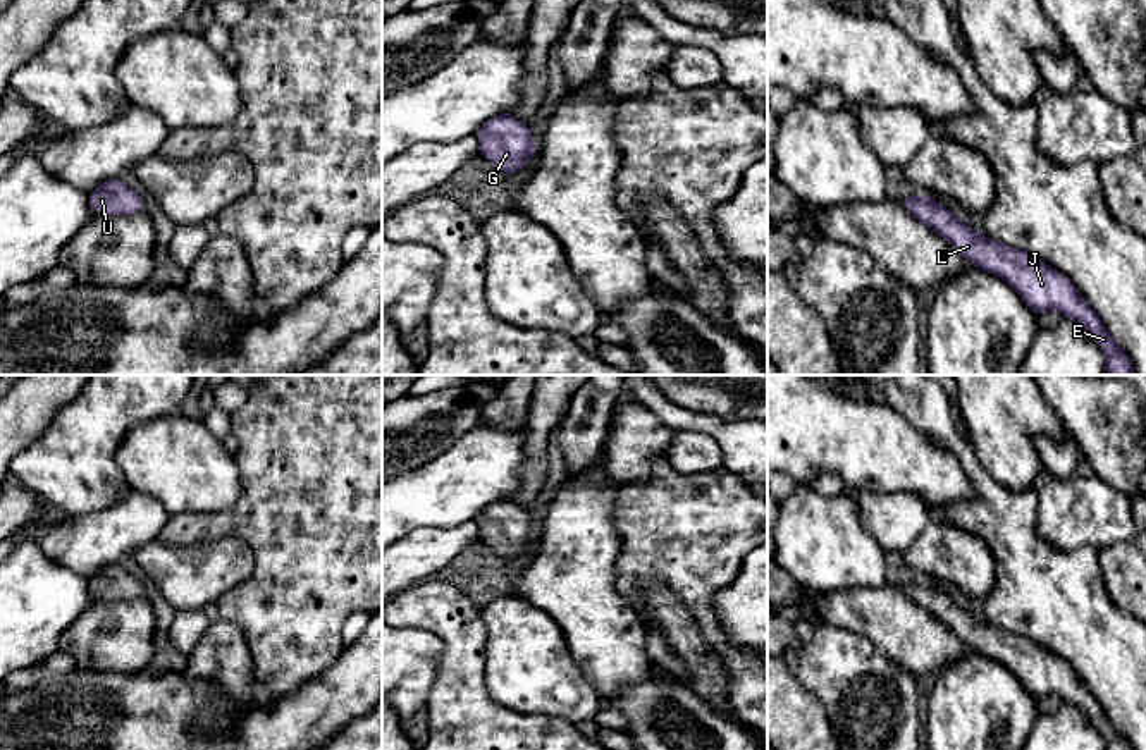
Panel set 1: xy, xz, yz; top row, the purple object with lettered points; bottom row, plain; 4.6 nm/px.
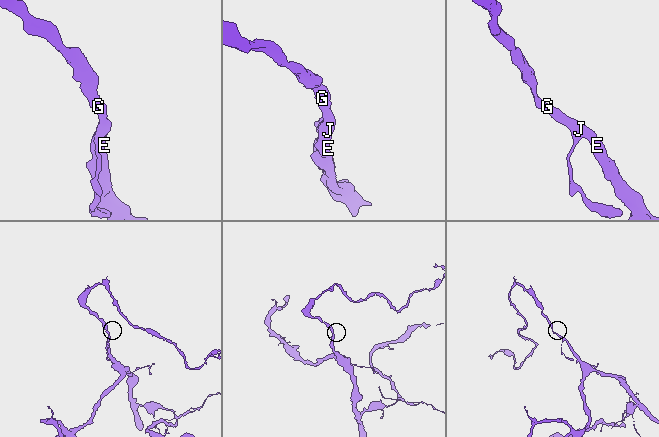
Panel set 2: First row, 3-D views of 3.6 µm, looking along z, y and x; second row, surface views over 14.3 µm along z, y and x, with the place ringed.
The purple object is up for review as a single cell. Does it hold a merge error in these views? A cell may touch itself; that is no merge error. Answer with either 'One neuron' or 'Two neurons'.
One neuron

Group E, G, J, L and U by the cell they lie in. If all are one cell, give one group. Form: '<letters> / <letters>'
E G J L U

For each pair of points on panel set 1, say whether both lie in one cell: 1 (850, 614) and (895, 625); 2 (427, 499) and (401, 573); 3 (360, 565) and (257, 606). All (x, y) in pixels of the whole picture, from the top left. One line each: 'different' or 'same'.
1: same
2: different
3: same

